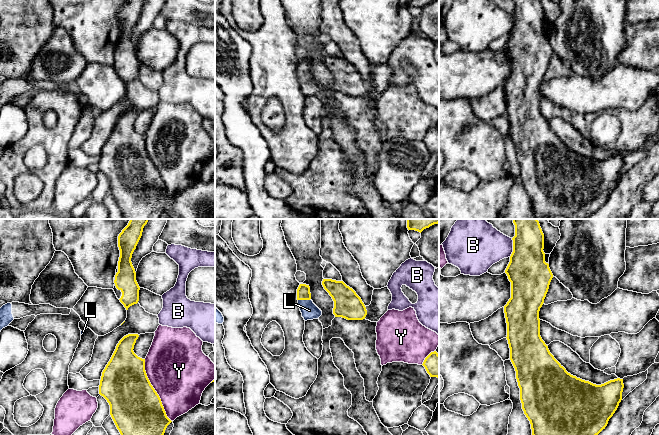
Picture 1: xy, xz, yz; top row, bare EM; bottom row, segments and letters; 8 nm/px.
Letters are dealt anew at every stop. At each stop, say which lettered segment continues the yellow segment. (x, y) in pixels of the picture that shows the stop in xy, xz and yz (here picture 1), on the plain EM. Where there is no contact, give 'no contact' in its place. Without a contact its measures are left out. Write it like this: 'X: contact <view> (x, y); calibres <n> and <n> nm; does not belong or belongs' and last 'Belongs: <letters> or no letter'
B: contact yz (513, 23); calibres 320 and 340 nm; does not belong
L: contact xz (304, 75); calibres 110 and 140 nm; belongs
Y: contact xy (154, 166); calibres 420 and 480 nm; does not belong
Belongs: L

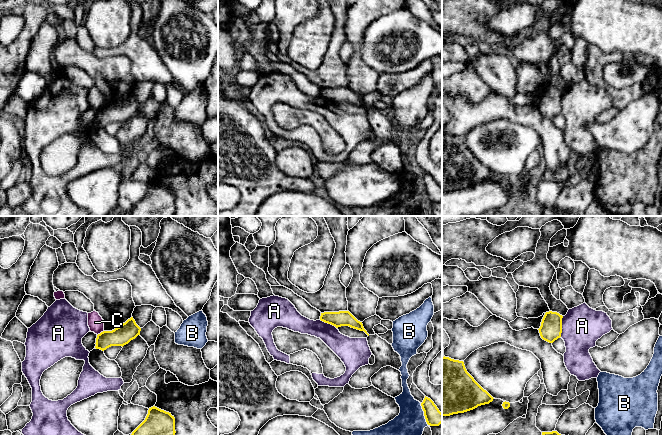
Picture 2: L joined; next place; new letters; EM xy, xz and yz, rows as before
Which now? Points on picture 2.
A: contact yz (561, 102); calibres 180 and 320 nm; does not belong
B: contact xz (424, 190); calibres 140 and 240 nm; does not belong
C: contact xy (101, 108); calibres 160 and 130 nm; does not belong
Belongs: no letter

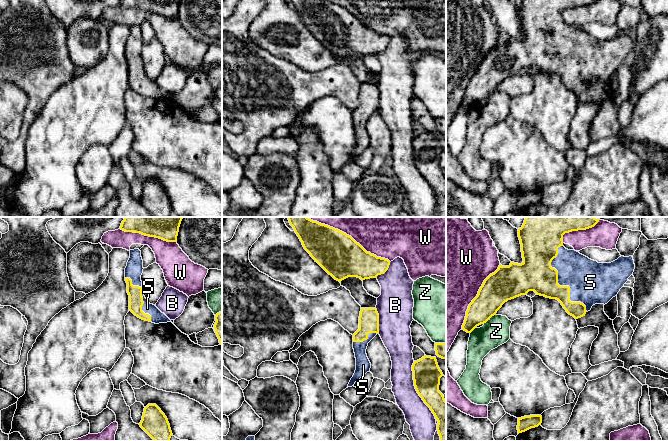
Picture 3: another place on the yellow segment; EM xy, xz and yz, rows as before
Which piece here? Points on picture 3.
B: contact xz (415, 164); calibres 220 and 220 nm; does not belong
S: contact yz (561, 62); calibres 280 and 340 nm; belongs
W: contact yz (476, 72); calibres 260 and 480 nm; does not belong
Z: contact yz (489, 94); calibres 240 and 220 nm; does not belong
Belongs: S

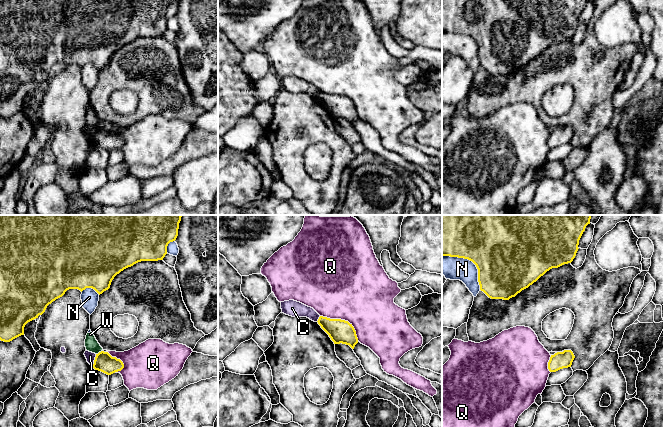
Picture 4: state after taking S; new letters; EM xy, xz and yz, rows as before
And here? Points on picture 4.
C: contact xy (94, 136); calibres 160 and 70 nm; does not belong
N: contact yz (471, 36); calibres 460 and 190 nm; does not belong
Q: contact xz (343, 96); calibres 190 and 500 nm; does not belong
W: contact xy (99, 128); calibres 160 and 110 nm; does not belong
Belongs: no letter

